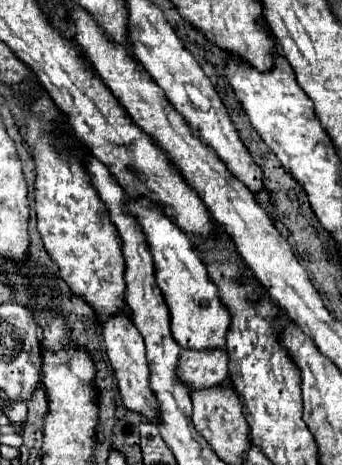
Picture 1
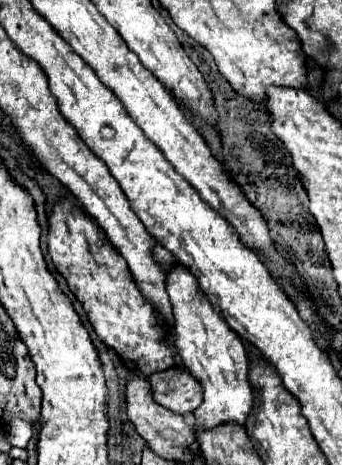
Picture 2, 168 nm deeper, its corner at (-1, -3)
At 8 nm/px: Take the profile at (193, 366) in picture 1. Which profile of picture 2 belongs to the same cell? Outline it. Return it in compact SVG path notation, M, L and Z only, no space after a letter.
M184 367L154 373L148 377L148 383L152 397L174 413L184 415L202 403L202 387Z

